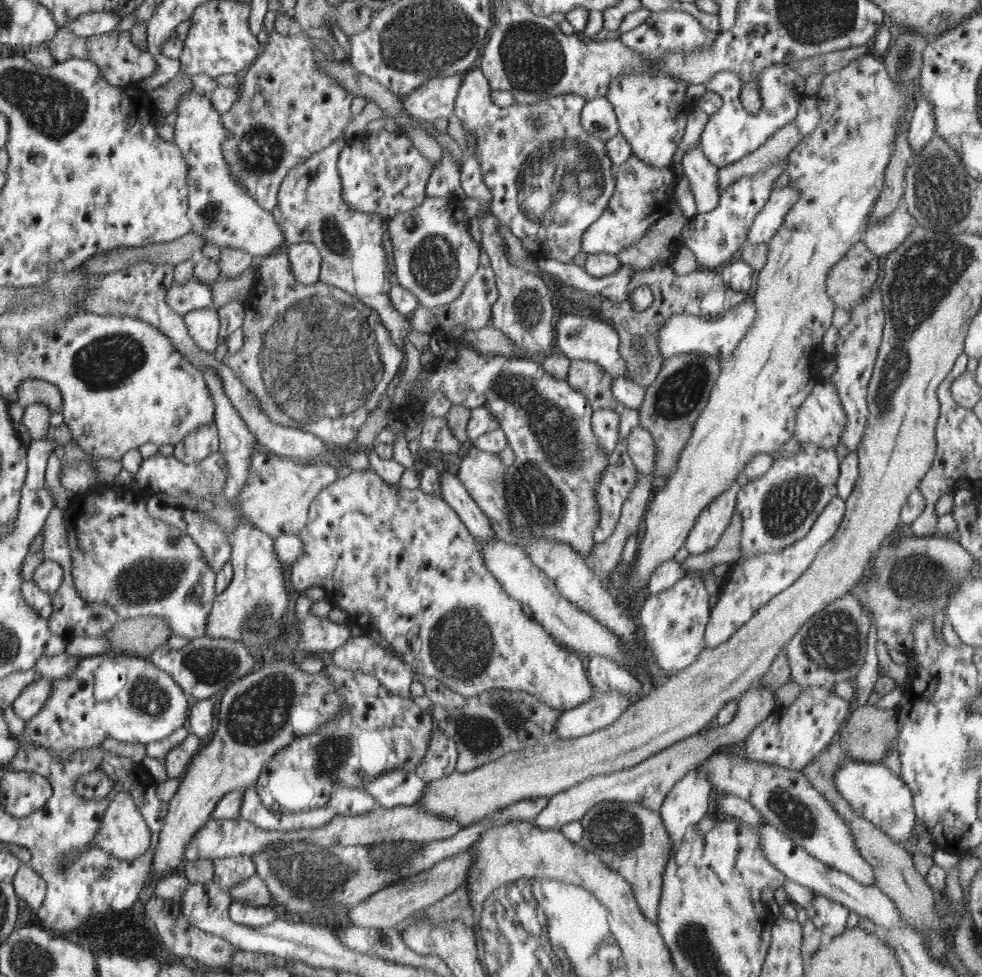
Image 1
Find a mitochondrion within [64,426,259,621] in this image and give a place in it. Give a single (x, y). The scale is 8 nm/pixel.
(144, 582)

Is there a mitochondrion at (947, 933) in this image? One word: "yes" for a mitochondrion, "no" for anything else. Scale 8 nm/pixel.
no

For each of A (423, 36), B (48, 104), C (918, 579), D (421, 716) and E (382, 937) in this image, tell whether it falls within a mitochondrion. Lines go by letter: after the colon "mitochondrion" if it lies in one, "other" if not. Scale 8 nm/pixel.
A: mitochondrion
B: mitochondrion
C: mitochondrion
D: other
E: other

